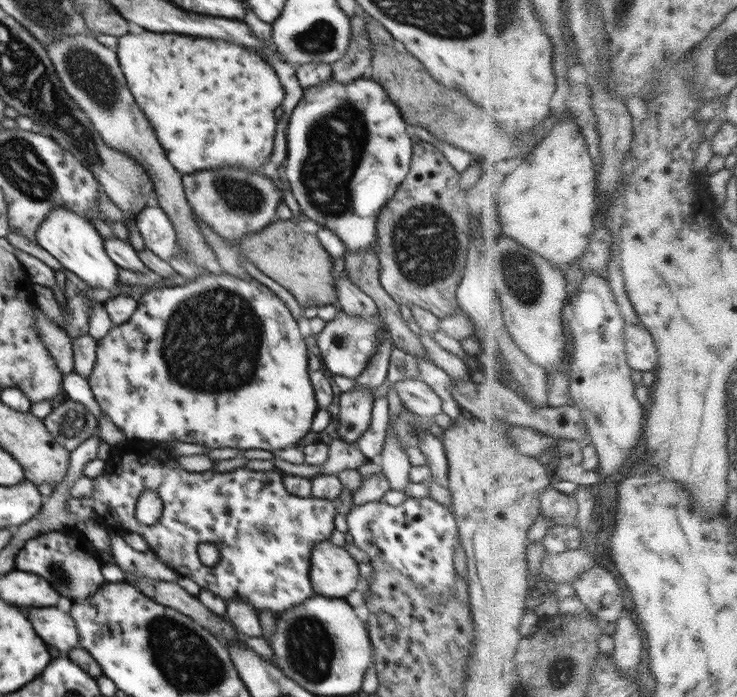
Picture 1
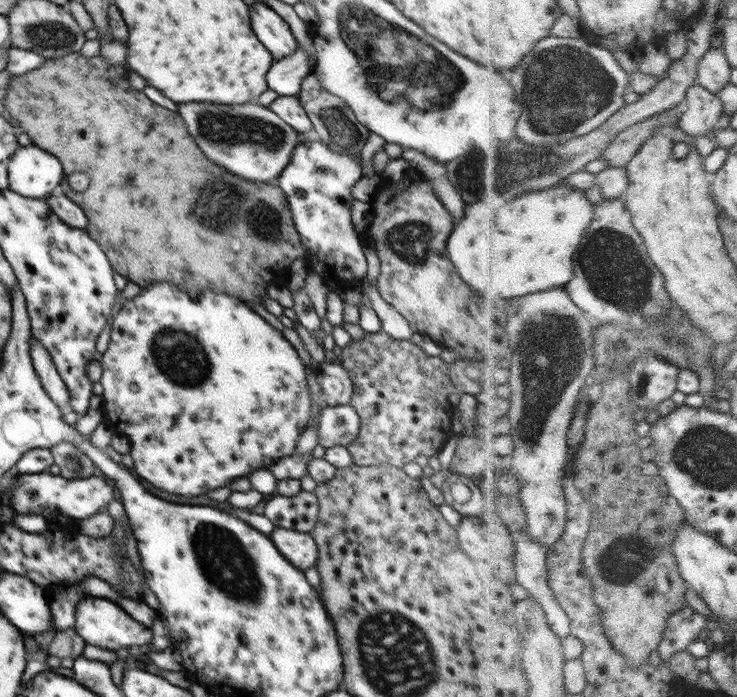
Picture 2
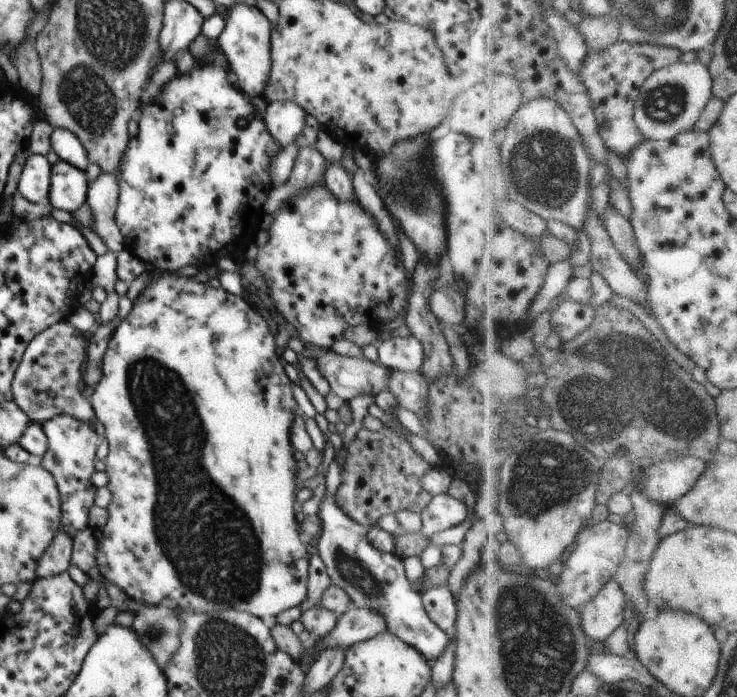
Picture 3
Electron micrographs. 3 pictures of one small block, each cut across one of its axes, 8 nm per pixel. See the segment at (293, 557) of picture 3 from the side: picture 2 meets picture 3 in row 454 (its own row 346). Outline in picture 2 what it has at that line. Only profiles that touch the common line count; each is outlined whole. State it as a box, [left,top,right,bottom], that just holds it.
[98,282,311,496]

